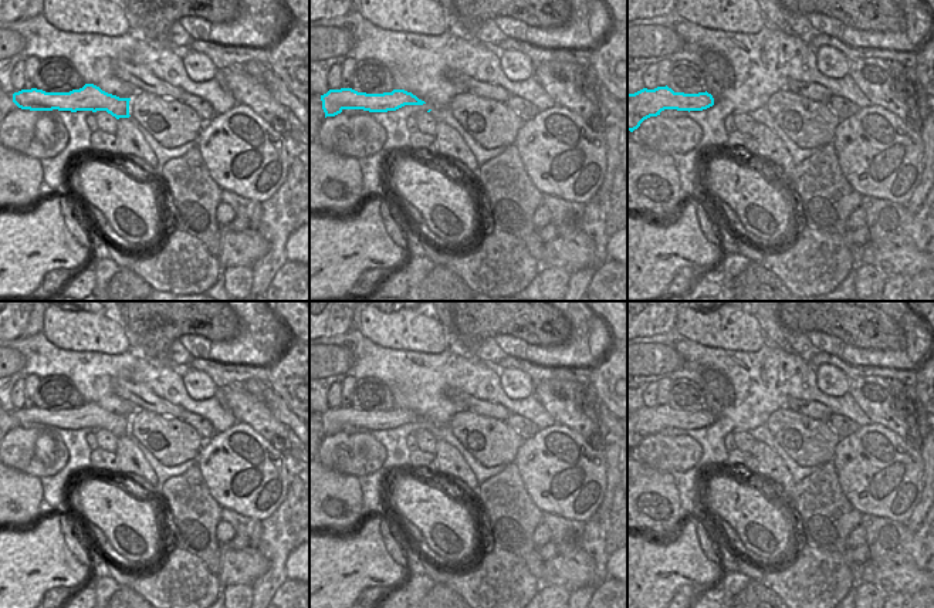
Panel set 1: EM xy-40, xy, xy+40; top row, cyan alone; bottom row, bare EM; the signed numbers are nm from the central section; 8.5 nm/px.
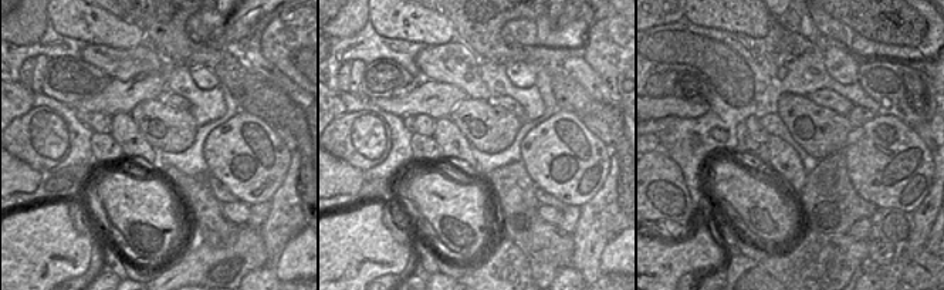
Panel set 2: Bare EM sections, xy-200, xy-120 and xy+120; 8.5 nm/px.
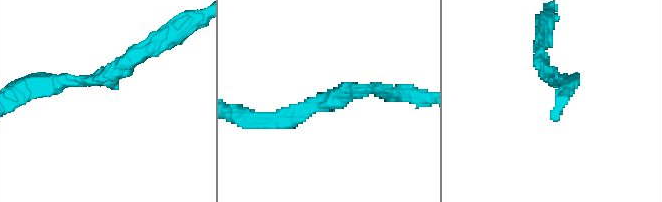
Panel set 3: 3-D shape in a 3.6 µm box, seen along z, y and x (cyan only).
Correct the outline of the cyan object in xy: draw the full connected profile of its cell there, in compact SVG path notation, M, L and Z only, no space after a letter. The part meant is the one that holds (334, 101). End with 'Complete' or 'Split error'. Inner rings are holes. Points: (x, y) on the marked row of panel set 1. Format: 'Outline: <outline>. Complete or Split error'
Outline: M352 88L329 89L321 95L322 109L326 116L335 116L344 109L363 109L369 112L396 111L405 105L423 105L412 92L405 89L393 89L383 94L358 92Z. Complete

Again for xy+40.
Outline: M657 87L654 89L643 88L634 94L627 94L627 131L633 132L640 124L660 115L664 109L677 111L703 111L714 105L711 94L684 94L674 92L671 88Z. Complete

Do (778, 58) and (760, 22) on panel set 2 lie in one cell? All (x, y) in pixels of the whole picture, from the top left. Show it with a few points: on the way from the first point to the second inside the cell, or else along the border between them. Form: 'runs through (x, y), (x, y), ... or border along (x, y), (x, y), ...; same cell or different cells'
border along (771, 24), (760, 37), (734, 31); different cells

